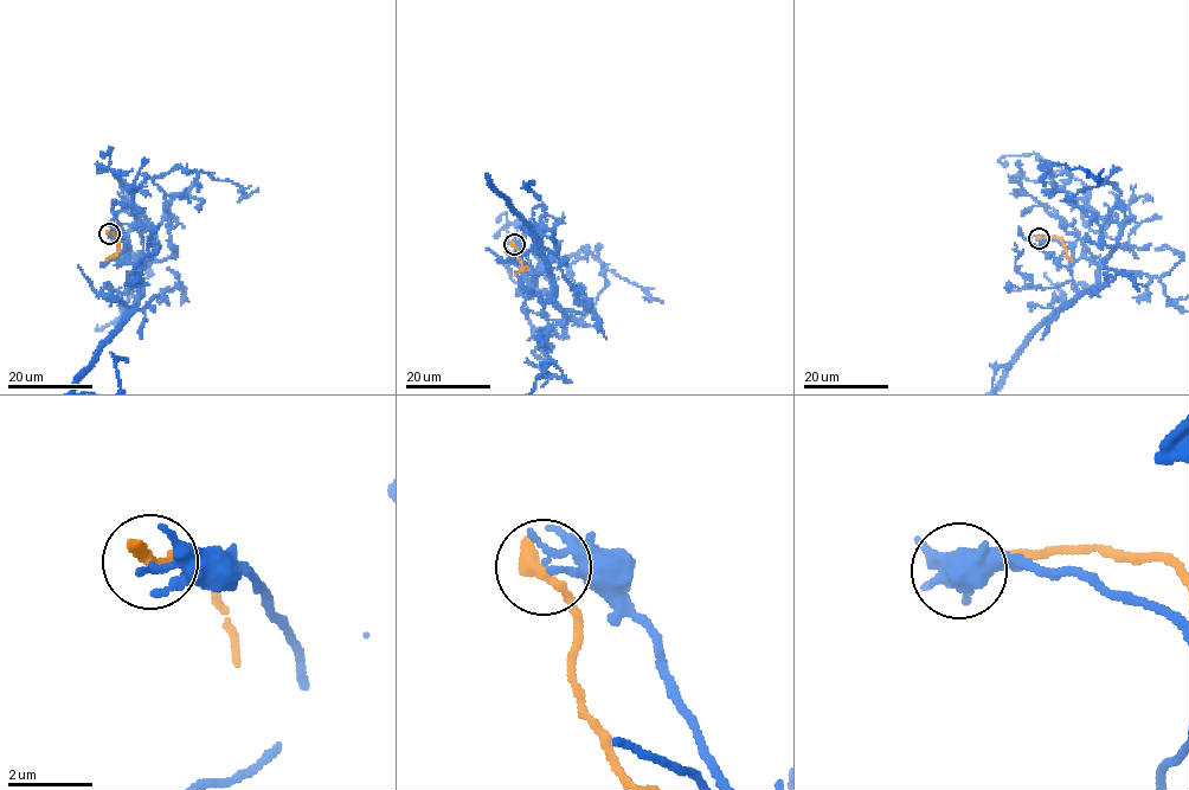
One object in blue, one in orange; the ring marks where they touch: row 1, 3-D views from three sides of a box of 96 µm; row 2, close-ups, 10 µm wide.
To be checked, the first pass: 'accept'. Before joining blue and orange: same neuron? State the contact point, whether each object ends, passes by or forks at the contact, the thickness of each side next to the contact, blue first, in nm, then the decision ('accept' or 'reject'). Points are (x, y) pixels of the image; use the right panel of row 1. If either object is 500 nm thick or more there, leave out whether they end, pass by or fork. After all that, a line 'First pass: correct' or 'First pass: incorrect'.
(1039, 238) | blue ends | orange ends | 240/400 nm | reject
First pass: incorrect

